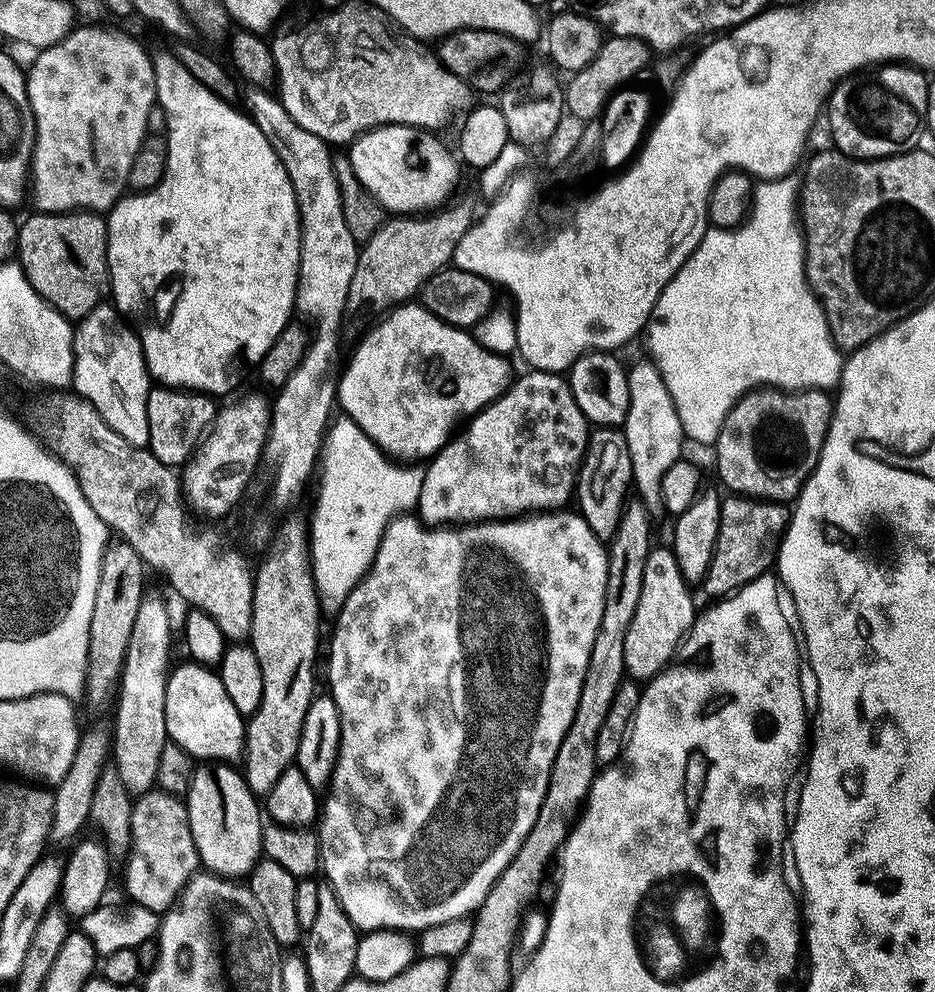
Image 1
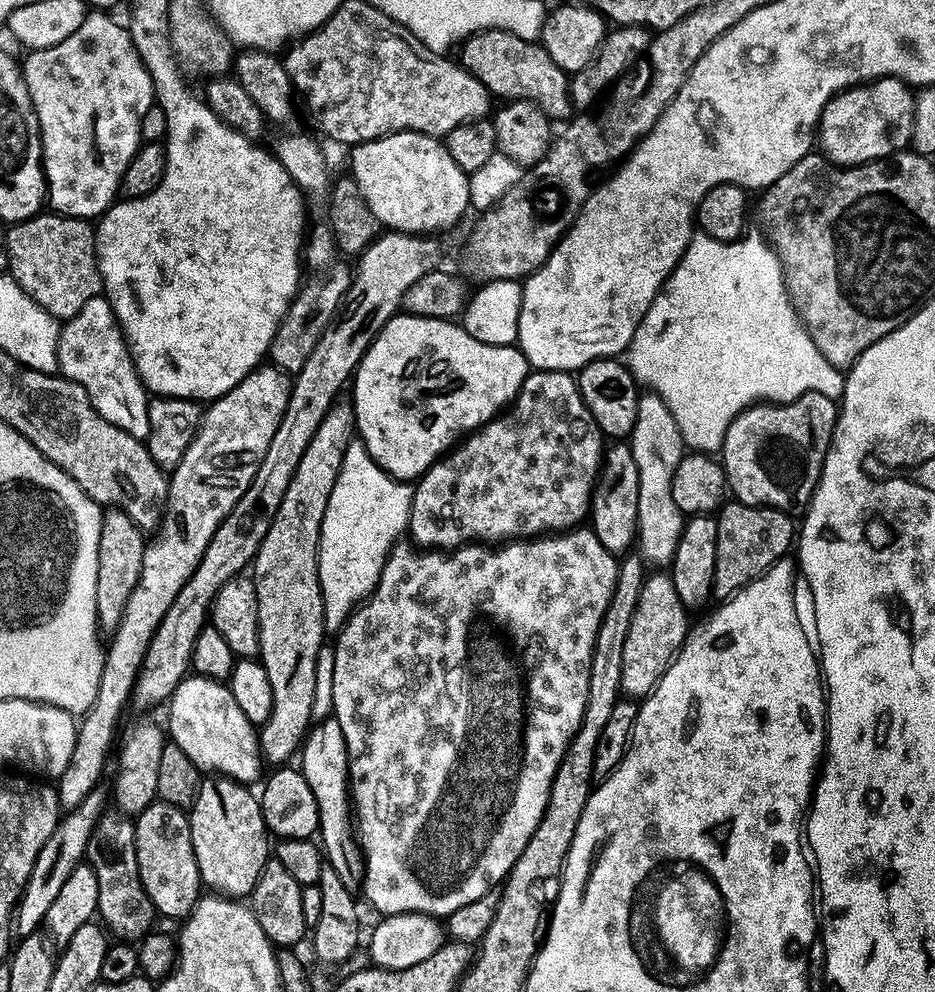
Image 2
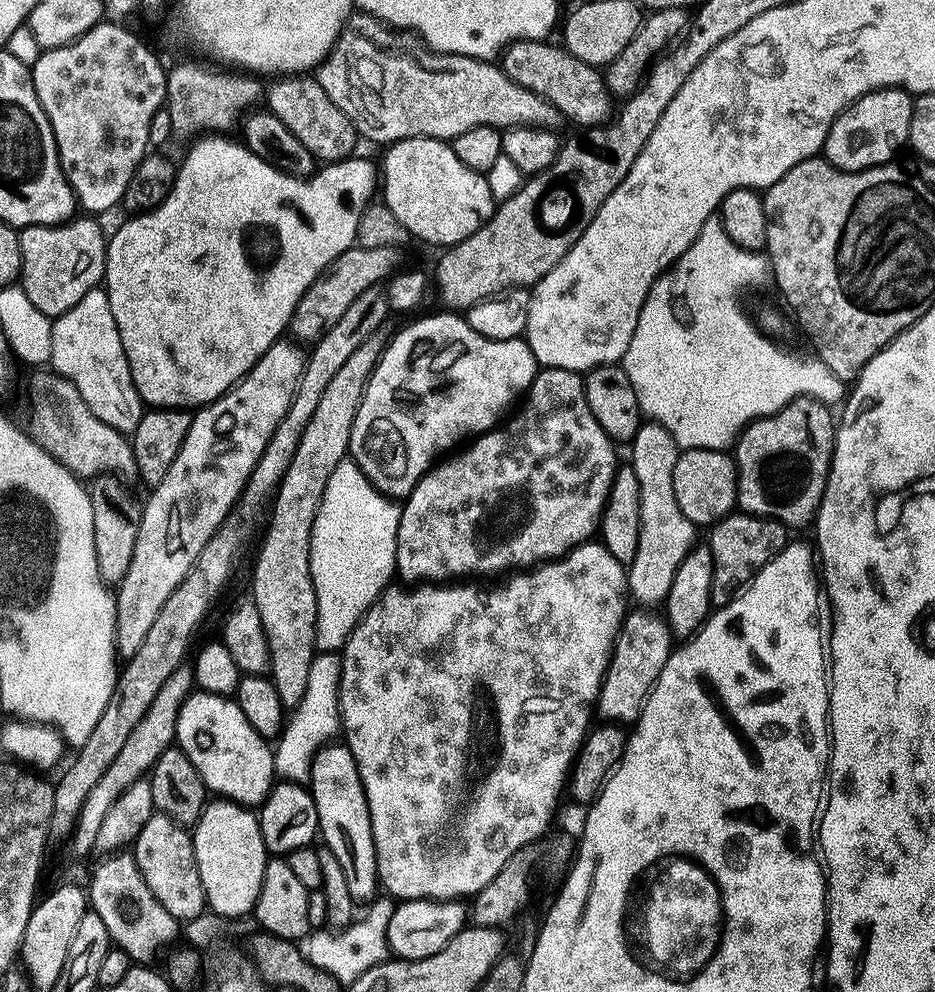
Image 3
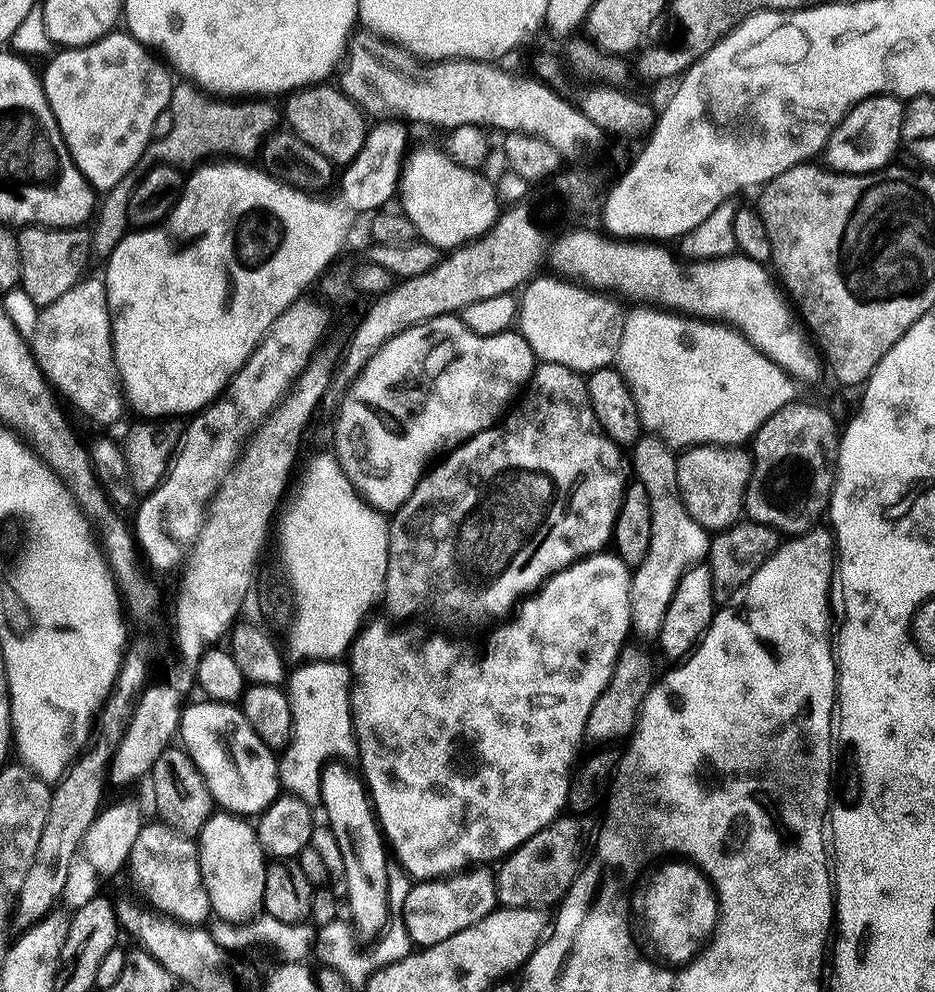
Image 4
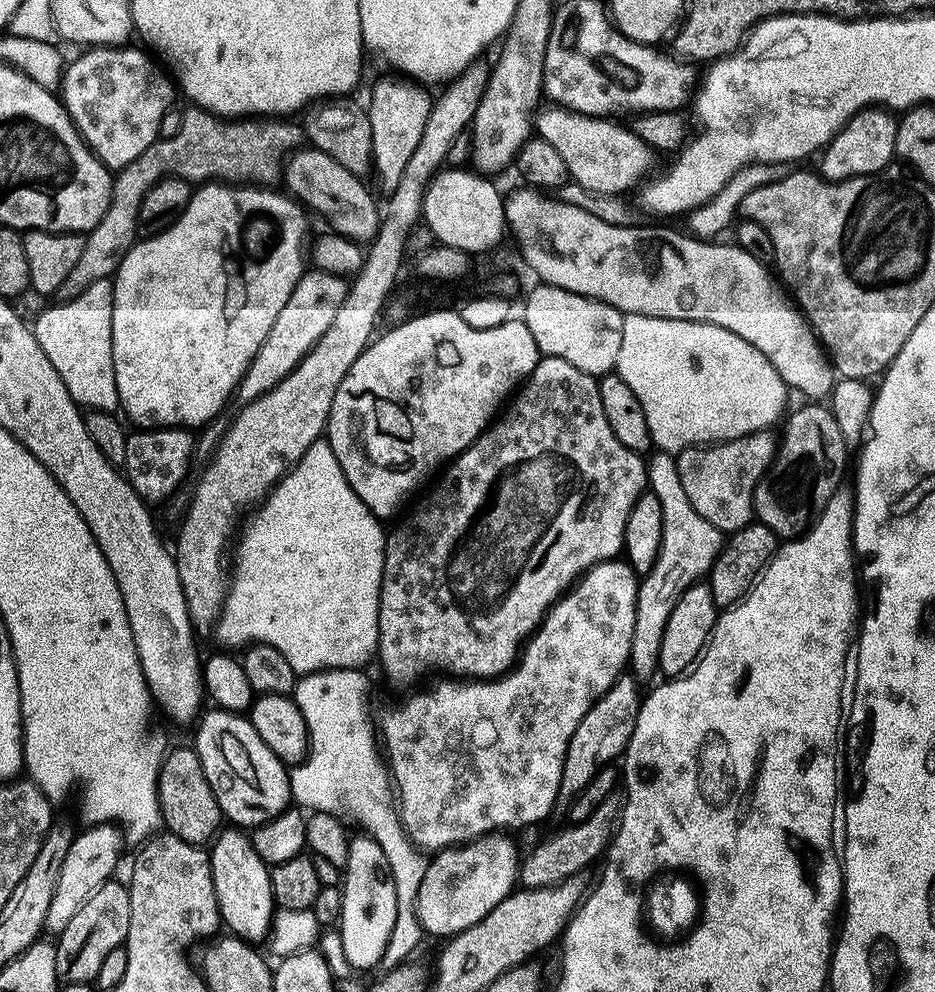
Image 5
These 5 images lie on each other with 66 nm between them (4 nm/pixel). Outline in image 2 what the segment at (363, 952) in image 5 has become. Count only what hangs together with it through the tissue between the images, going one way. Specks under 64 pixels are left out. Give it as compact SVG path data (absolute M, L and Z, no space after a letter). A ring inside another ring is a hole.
M324 718L308 732L299 753L299 767L306 782L313 790L320 811L319 843L327 863L334 866L338 878L347 888L356 890L364 883L364 853L358 843L358 832L354 827L354 801L352 799L352 782L348 775L348 751L346 734L334 718Z

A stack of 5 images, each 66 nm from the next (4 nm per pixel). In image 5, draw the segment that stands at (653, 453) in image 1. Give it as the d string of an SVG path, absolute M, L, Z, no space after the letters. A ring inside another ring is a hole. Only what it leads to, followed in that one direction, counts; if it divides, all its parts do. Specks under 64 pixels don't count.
M657 451L647 461L648 465L648 487L651 492L662 502L662 550L660 551L660 557L658 562L652 567L651 572L647 573L640 580L640 593L638 594L638 606L636 607L636 625L634 626L634 642L632 643L632 659L630 661L631 671L634 673L637 681L645 682L644 680L652 680L655 676L658 676L660 672L660 651L662 650L662 634L666 634L666 622L670 622L670 614L674 614L674 606L678 606L678 602L682 598L682 594L686 594L686 590L690 590L695 584L701 583L711 573L712 567L716 564L716 559L720 557L720 551L723 550L726 543L725 533L719 532L714 526L710 526L710 522L706 522L706 518L702 518L698 514L698 510L694 510L694 506L690 506L690 498L686 498L686 490L682 490L682 478L680 477L680 471L676 465L677 457L675 455Z

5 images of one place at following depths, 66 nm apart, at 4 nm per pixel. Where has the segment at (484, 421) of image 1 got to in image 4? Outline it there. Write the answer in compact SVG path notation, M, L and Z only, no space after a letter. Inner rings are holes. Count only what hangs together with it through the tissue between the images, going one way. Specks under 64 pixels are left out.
M541 363L536 373L532 375L532 382L523 393L519 404L520 408L513 407L499 426L478 434L473 440L460 445L455 452L447 453L446 458L441 459L425 475L414 490L414 494L400 507L400 511L391 517L388 529L390 558L383 603L388 604L389 610L398 619L408 620L411 616L418 615L423 608L450 624L460 624L463 620L468 624L476 624L479 620L492 620L495 616L511 617L517 611L521 601L539 593L553 576L566 571L567 568L588 556L601 555L607 549L604 547L607 544L609 547L613 543L618 514L622 510L624 495L627 494L630 483L630 464L620 445L615 444L602 430L592 409L587 379L572 368Z

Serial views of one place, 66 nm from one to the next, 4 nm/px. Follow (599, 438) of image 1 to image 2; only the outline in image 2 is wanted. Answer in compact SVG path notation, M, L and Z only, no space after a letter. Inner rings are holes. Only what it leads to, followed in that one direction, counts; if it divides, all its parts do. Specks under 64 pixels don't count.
M613 443L605 451L604 465L592 491L590 530L608 553L617 558L627 557L638 540L638 489L638 462L631 443Z

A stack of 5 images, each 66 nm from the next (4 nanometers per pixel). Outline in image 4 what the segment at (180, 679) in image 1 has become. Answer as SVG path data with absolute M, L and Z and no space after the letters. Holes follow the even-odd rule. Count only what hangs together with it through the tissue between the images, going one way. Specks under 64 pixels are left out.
M192 702L184 709L179 739L187 759L197 764L215 803L225 813L259 817L282 795L277 753L258 738L237 705L203 703Z

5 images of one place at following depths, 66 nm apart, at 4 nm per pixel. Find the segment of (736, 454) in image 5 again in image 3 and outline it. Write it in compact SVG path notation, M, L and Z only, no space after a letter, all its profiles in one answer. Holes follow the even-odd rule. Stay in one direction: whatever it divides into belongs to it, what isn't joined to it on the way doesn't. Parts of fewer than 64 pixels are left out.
M690 448L681 451L678 466L674 466L674 494L682 514L697 526L715 526L737 511L738 478L736 461L728 452L711 452Z

